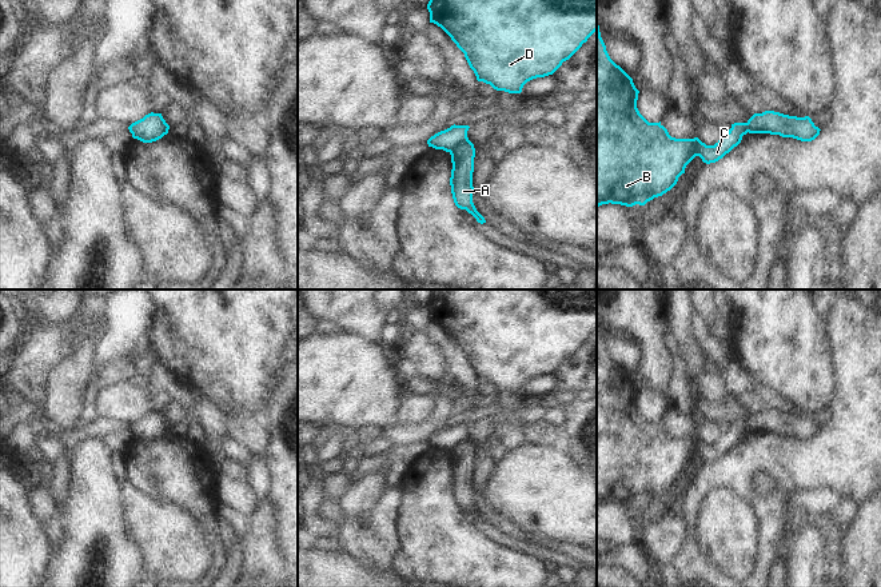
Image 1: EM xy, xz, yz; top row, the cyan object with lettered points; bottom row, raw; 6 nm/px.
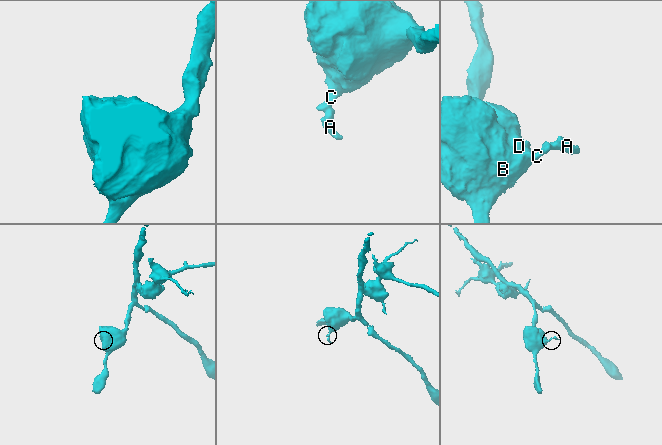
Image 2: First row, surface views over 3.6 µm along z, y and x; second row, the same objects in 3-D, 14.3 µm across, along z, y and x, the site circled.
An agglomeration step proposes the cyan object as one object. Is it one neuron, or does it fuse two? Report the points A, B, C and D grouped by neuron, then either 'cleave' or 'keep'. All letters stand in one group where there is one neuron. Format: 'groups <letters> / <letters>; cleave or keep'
groups A / B C D; cleave

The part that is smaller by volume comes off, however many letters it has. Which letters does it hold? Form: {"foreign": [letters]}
{"foreign": ["A"]}

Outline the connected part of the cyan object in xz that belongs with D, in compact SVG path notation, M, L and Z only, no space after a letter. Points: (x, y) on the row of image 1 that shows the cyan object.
M430 0L427 9L430 12L430 23L440 27L465 53L477 80L490 84L497 91L509 93L521 93L527 81L553 75L597 31L597 0Z

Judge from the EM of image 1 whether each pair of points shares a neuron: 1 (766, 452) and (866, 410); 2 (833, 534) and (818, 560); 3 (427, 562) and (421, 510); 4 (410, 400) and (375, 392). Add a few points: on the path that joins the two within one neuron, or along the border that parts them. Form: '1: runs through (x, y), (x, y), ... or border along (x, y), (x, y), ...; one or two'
1: runs through (792, 452), (824, 452), (841, 435); one
2: border along (809, 519), (826, 540), (834, 572); two
3: runs through (427, 548), (427, 523); one
4: border along (401, 402), (394, 423); two

